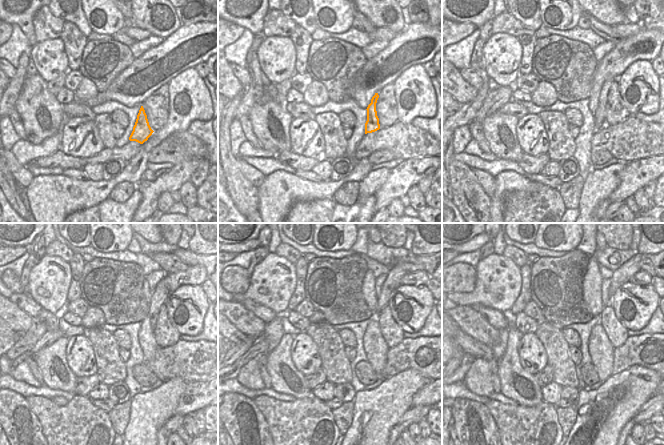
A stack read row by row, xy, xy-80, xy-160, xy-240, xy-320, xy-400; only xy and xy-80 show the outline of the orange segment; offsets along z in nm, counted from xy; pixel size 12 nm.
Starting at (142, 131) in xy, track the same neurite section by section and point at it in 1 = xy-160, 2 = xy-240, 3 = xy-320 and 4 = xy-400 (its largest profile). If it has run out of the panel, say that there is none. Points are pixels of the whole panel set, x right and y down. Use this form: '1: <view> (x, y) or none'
1: xy-160 (599, 115)
2: xy-240 (160, 294)
3: xy-320 (396, 273)
4: xy-400 (626, 271)

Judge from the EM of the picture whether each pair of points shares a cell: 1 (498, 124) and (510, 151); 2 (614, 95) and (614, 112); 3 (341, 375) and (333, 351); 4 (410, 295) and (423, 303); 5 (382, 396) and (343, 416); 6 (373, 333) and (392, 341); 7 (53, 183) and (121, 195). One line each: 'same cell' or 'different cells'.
1: same cell
2: same cell
3: same cell
4: same cell
5: different cells
6: different cells
7: different cells

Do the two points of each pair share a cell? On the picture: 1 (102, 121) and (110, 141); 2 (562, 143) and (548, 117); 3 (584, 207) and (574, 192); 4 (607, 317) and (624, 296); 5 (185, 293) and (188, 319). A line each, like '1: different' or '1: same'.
1: same
2: same
3: different
4: different
5: same

